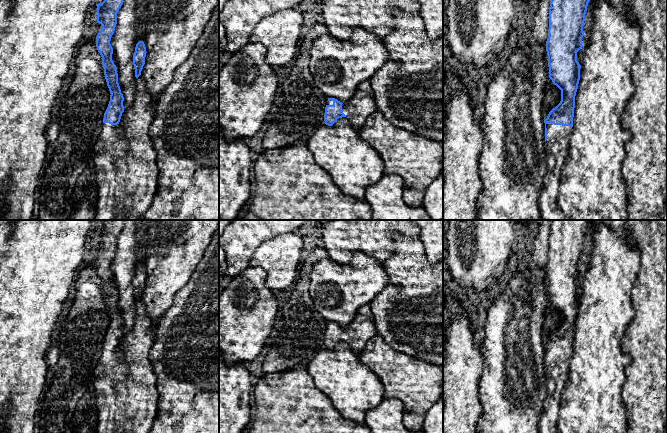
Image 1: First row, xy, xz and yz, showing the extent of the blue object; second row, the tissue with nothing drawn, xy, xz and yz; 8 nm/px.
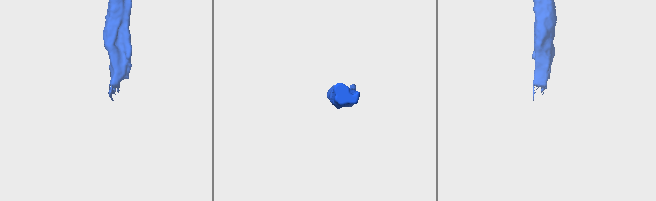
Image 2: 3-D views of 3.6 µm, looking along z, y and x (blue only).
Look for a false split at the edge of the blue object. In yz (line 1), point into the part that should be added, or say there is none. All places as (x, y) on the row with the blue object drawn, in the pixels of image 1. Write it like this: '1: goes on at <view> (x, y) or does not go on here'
1: goes on at yz (557, 135)

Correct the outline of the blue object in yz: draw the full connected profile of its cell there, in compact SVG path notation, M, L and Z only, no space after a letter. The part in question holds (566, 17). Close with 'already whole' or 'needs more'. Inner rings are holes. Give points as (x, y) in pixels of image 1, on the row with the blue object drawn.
M550 0L546 51L549 78L561 90L561 101L544 120L548 172L540 194L543 220L564 220L564 214L557 206L557 195L573 127L581 67L577 52L583 47L583 26L589 1Z; needs more

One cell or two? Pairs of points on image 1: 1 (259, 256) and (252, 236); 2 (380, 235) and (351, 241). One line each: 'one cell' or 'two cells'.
1: two cells
2: one cell

